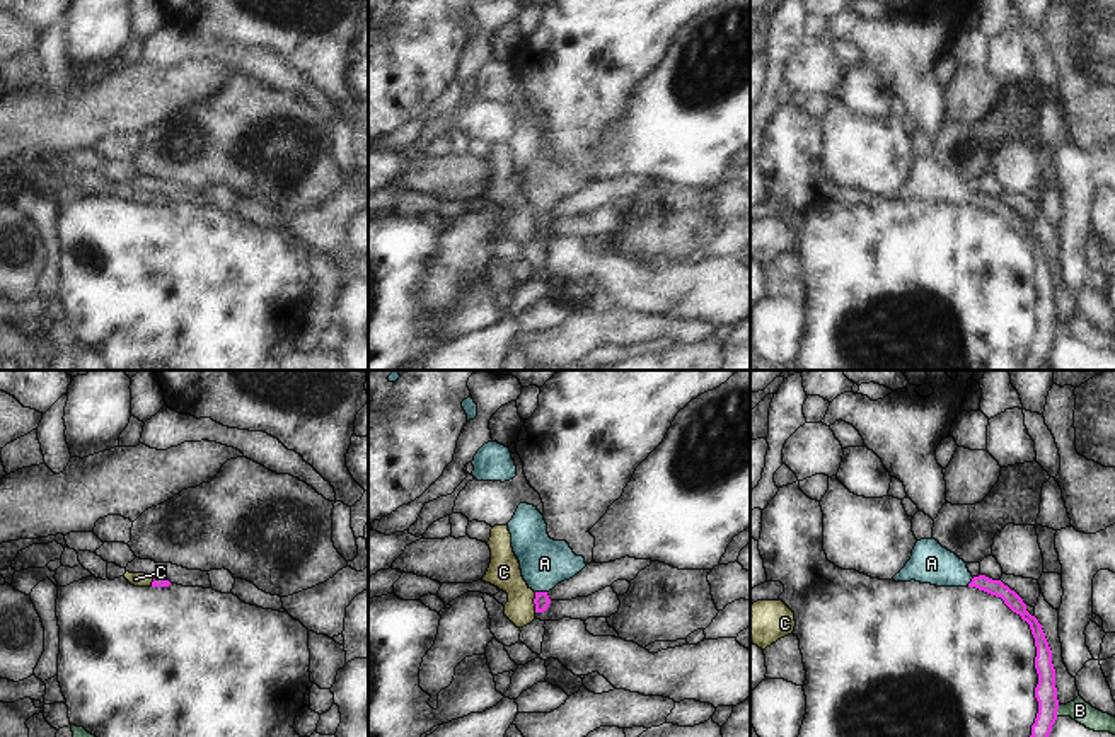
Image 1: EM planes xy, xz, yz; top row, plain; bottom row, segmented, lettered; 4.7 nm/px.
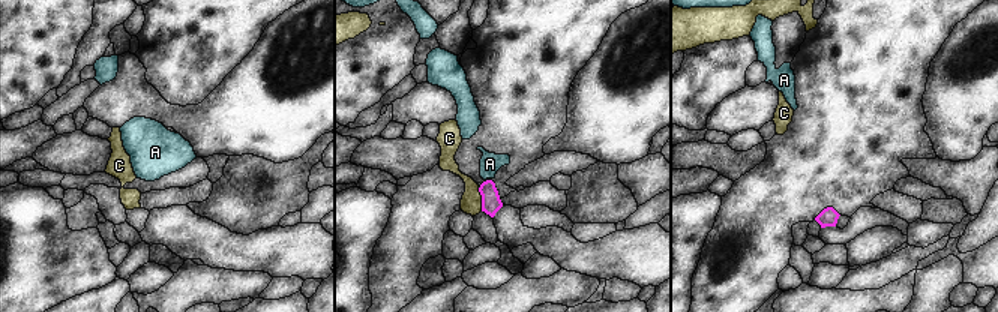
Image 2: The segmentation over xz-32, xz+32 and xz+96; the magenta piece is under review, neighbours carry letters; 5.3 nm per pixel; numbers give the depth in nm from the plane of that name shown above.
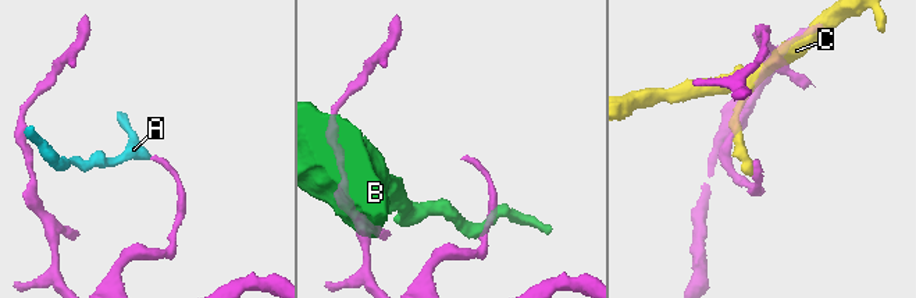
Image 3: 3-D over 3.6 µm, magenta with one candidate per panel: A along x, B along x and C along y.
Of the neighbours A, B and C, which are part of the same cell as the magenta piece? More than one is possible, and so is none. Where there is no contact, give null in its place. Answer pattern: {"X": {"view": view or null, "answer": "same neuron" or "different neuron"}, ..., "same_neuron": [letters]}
{"A": {"view": "xz", "answer": "same neuron"}, "B": {"view": "yz", "answer": "different neuron"}, "C": {"view": "xz", "answer": "different neuron"}, "same_neuron": ["A"]}

